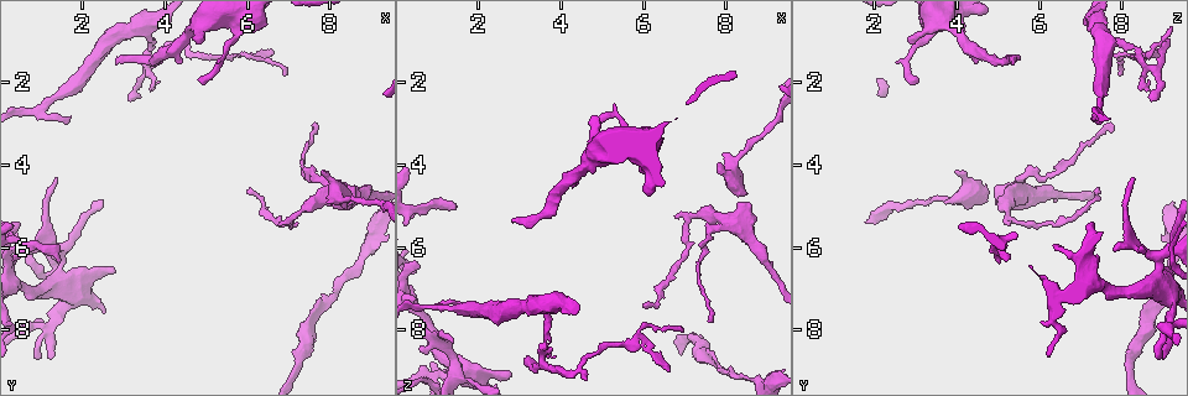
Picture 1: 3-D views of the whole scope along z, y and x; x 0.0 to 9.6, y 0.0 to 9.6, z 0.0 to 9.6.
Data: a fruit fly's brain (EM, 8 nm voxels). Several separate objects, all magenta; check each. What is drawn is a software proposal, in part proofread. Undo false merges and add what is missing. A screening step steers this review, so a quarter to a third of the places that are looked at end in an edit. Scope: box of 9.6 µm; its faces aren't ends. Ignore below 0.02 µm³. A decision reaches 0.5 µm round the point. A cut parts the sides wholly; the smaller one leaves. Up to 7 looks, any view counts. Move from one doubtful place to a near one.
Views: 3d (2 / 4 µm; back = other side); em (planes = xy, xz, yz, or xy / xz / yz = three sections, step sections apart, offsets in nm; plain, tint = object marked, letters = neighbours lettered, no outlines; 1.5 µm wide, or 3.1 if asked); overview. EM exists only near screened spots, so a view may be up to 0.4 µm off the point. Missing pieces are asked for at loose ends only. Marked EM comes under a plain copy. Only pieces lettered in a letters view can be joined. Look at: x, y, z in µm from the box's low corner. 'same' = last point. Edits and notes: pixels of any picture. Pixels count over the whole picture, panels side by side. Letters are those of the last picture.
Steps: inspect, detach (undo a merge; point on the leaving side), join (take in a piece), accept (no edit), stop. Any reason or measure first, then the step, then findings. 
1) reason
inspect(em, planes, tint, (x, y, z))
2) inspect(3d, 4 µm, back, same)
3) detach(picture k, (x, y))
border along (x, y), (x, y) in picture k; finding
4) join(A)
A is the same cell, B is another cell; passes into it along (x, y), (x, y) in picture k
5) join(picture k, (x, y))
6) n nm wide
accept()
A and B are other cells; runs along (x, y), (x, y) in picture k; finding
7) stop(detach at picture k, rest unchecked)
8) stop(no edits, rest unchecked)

branch stops here
inspect(em, planes, letters, (3.90, 2.05, 8.60))

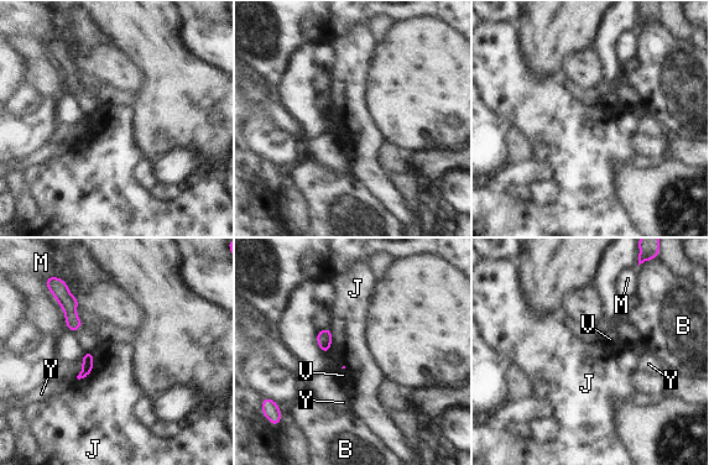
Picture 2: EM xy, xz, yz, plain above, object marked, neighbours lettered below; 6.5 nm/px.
accept()
B, J, M, V and Y are other cells; none of them fits

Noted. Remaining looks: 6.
free end
inspect(em, yz, step 4, tint, (6.65, 1.25, 9.05))

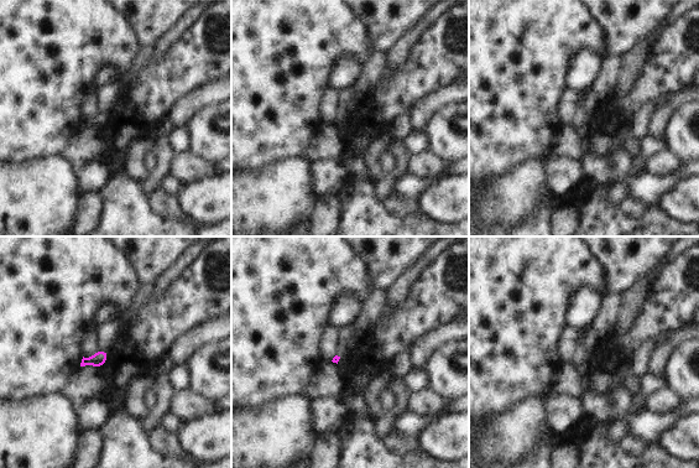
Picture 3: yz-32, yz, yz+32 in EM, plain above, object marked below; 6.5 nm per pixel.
another direction
inspect(em, planes, letters, same)

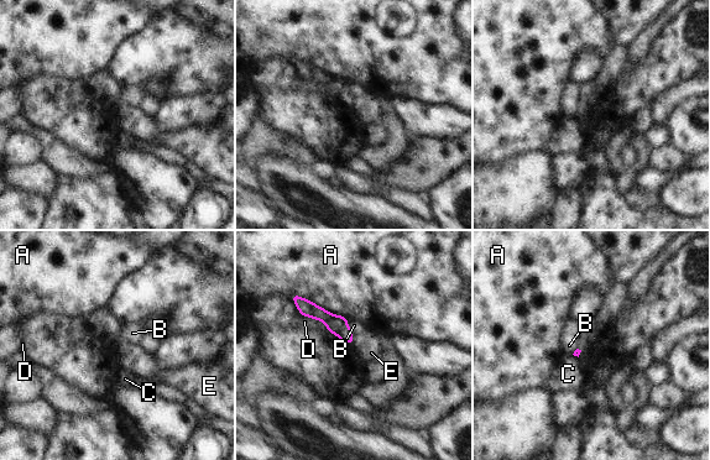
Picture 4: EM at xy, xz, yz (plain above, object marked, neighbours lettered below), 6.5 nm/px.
accept()
A, B, C, D and E are other cells; runs along (298, 301), (327, 317), (350, 339) in picture 4; none of them fits

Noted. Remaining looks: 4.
branch point
inspect(em, planes, letters, (3.65, 0.60, 7.45))

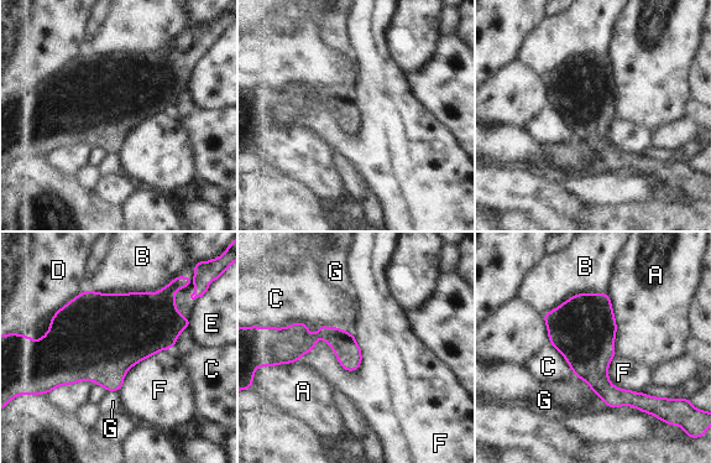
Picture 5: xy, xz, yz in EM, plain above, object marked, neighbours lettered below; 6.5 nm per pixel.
420 nm wide
accept()
A, B, C, D, E, F and G are other cells; border along (606, 292), (616, 322), (616, 354) in picture 5; all the same cell

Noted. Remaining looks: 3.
stop(no edits, rest unchecked)

